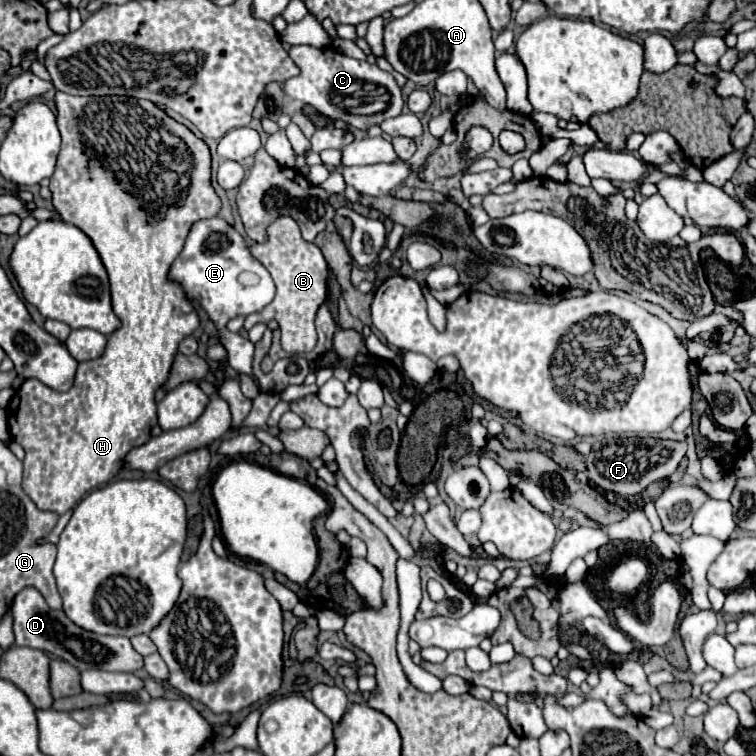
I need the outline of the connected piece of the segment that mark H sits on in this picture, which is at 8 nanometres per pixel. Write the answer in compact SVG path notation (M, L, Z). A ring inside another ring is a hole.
M55 91L55 105L57 105L57 127L59 127L63 143L61 143L55 173L51 175L51 185L49 185L53 191L53 205L57 213L63 217L63 221L79 227L99 251L103 265L109 273L113 311L123 323L121 329L109 335L105 353L99 359L79 363L73 387L69 391L65 393L51 391L39 379L27 379L15 391L15 397L11 399L9 409L7 409L9 431L13 439L25 449L23 491L31 497L31 501L41 511L53 511L57 515L63 515L65 511L75 507L91 489L95 489L101 483L111 481L123 469L125 455L133 447L145 445L149 441L151 429L157 425L155 391L169 377L179 343L199 327L199 317L191 301L185 297L185 293L181 291L177 283L171 283L167 279L167 271L171 263L175 261L175 257L181 253L191 225L199 219L215 217L217 211L221 209L221 201L215 195L211 181L209 181L211 179L209 147L201 139L197 139L187 127L183 127L181 123L173 121L163 111L159 111L151 101L135 99L135 97L77 97L77 95L63 93L63 91ZM91 103L99 107L105 105L107 111L115 115L117 123L109 127L107 119L113 121L113 117L105 115L103 127L81 127L79 129L79 119L85 119L85 113L89 111L87 107L91 107ZM137 109L139 109L139 121L141 117L157 119L161 127L151 125L151 123L149 125L141 123L137 127L131 127L129 117L127 119L121 115L117 117L117 111L137 113ZM171 175L175 175L173 181L177 183L177 189L171 189L169 185L173 183ZM159 213L161 213L159 221L149 217L149 215L159 215ZM41 405L49 405L51 413L43 415Z

